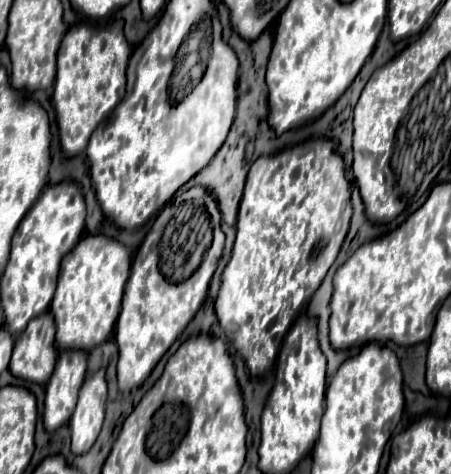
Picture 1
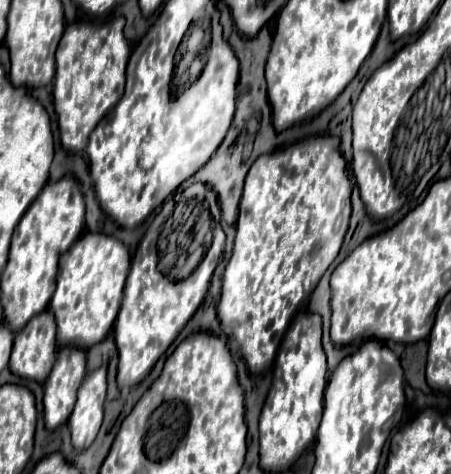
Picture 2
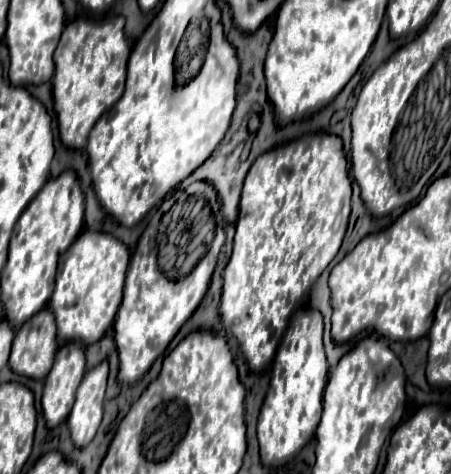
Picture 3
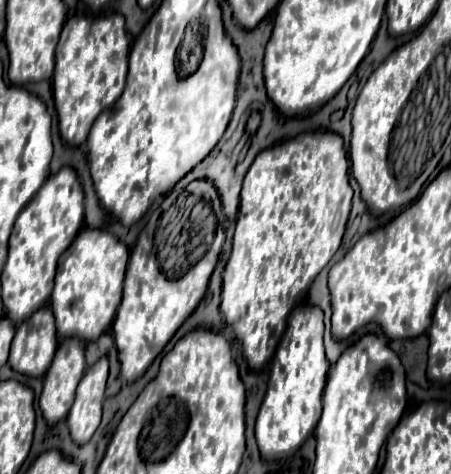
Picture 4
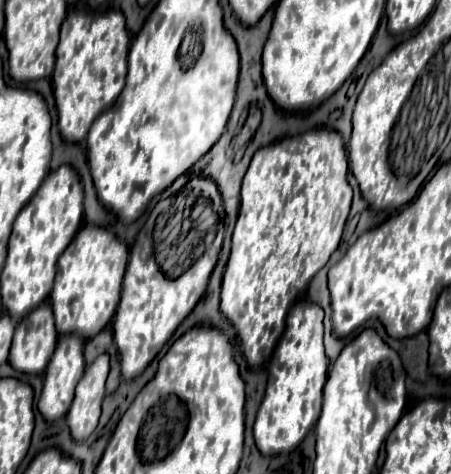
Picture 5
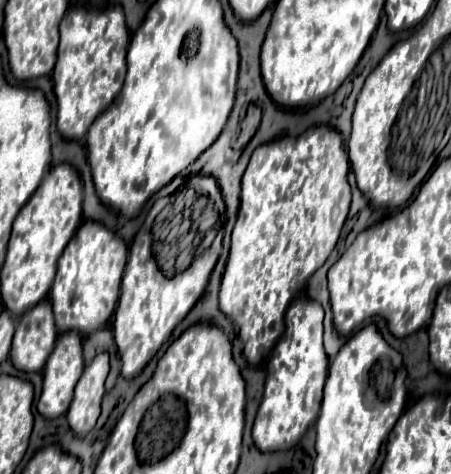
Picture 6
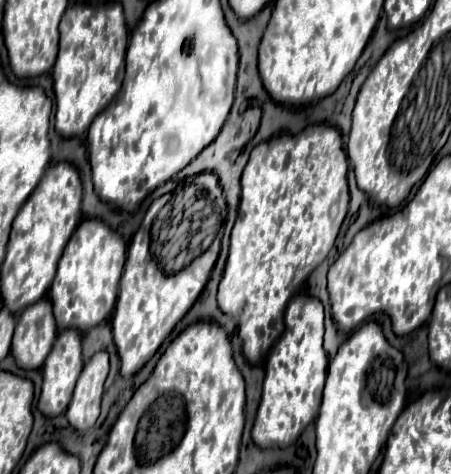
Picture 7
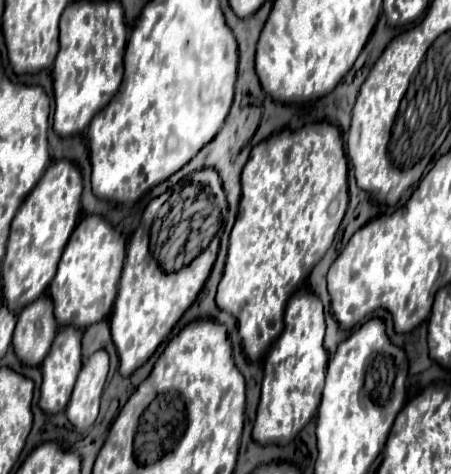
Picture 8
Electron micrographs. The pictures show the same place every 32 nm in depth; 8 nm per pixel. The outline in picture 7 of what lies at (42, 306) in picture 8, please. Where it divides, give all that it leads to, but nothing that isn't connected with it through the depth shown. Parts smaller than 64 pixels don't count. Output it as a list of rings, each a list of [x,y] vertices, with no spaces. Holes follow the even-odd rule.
[[[48,298],[28,306],[16,324],[12,338],[12,354],[20,368],[40,368],[54,344],[56,322],[52,302]]]

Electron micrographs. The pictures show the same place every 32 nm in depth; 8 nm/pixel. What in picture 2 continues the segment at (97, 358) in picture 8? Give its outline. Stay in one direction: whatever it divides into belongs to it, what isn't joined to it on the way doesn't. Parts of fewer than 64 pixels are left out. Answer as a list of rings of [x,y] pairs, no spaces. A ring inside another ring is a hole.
[[[100,366],[84,378],[82,386],[78,388],[76,406],[68,418],[72,444],[76,450],[88,448],[96,438],[102,424],[104,398],[106,398],[106,366]]]

